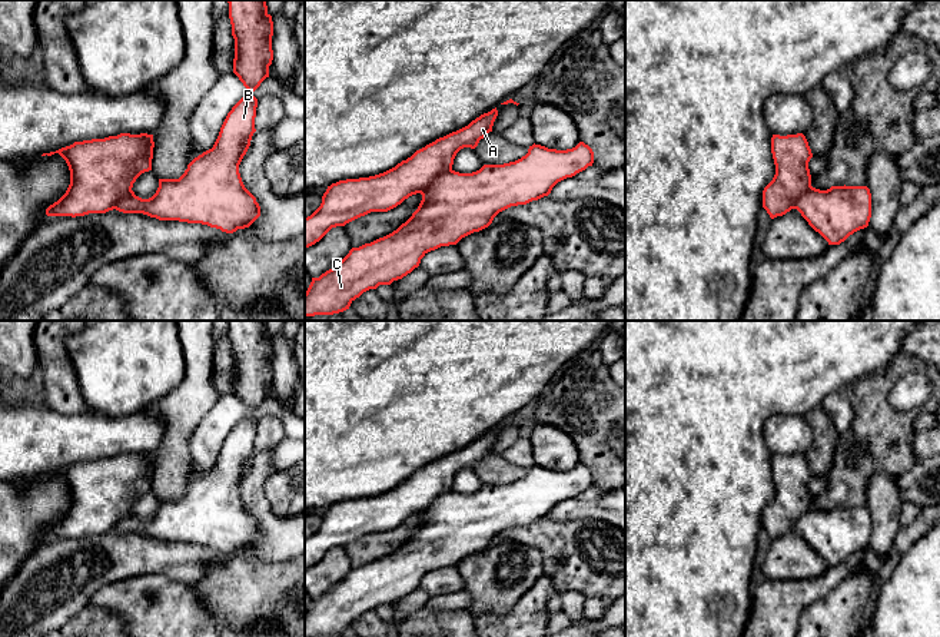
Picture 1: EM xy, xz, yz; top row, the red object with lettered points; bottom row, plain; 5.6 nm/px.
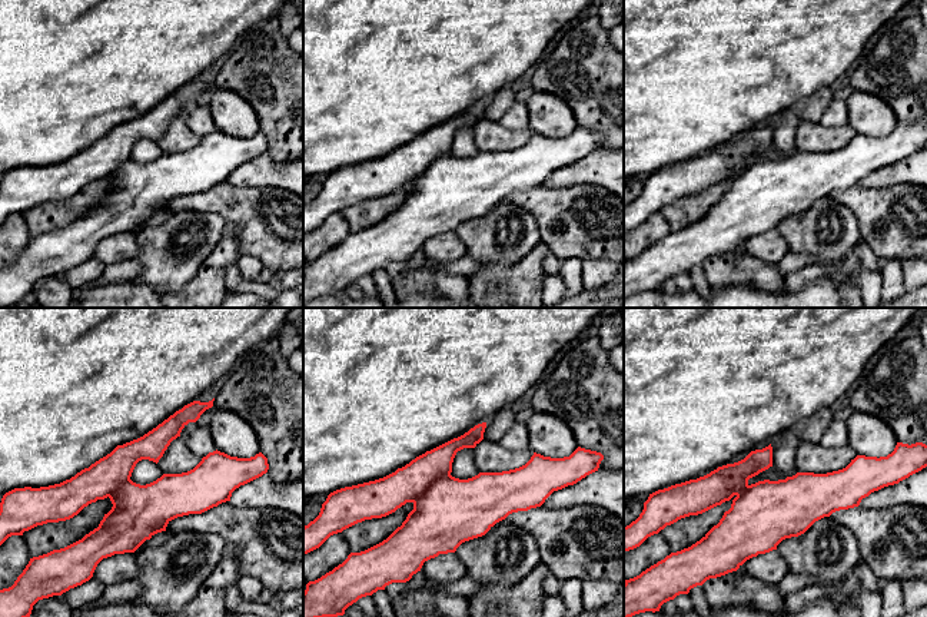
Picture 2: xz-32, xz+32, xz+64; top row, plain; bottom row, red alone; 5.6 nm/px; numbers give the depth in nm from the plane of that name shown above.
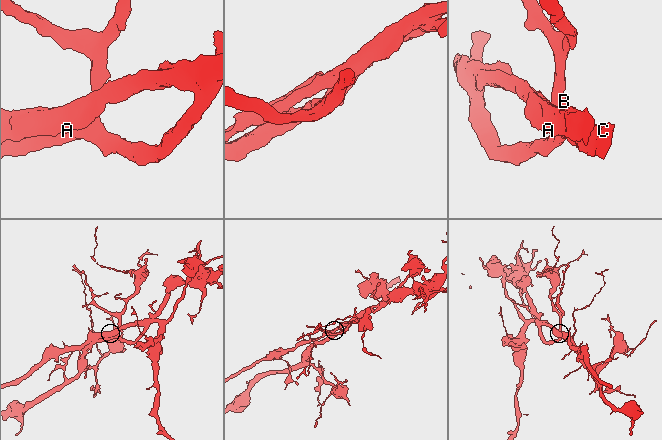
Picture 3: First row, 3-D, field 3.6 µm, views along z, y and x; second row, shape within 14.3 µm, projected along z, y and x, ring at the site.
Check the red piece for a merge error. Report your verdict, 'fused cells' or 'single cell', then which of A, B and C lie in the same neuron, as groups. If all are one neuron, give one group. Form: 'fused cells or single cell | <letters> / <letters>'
fused cells | A / B C

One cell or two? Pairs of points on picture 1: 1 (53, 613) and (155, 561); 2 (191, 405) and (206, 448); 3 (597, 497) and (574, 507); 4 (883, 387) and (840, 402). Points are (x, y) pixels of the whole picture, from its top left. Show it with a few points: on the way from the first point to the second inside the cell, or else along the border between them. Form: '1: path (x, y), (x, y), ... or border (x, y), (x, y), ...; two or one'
1: path (79, 587), (98, 569), (129, 561); one
2: border (218, 395), (189, 440), (191, 455); two
3: path (591, 503), (580, 507); one
4: border (846, 392), (853, 410), (853, 422), (840, 433); two

